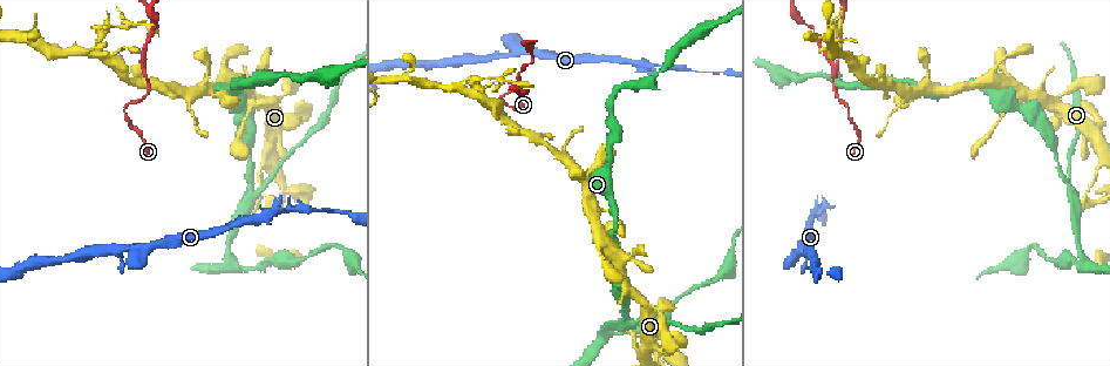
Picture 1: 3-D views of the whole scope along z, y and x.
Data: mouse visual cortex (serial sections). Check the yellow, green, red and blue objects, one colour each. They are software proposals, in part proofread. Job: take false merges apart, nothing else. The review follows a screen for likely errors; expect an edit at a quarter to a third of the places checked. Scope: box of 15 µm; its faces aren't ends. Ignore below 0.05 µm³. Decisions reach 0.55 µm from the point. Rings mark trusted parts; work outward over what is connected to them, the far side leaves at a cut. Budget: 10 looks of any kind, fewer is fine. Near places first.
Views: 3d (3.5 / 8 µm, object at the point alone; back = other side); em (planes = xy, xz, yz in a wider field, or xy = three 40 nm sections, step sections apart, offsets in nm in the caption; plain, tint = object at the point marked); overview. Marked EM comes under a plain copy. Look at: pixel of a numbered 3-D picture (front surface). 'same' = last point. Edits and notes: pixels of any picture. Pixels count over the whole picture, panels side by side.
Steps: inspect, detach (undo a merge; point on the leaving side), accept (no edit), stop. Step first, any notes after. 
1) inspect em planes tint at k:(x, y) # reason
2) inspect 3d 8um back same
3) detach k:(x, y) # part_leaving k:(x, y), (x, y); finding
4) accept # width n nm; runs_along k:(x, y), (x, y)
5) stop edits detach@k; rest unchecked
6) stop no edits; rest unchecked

inspect 3d 3.5um at 1:(500, 97) # abrupt turn

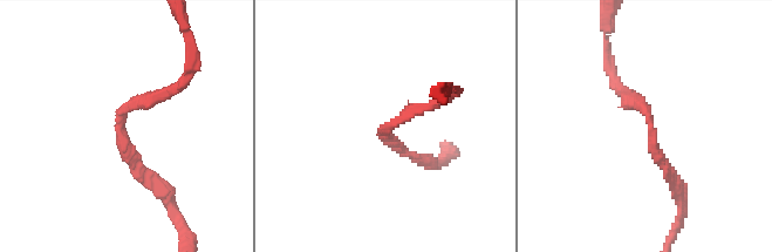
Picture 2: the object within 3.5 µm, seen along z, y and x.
inspect em xy step 2 tint at 2:(384, 133) # need the tissue

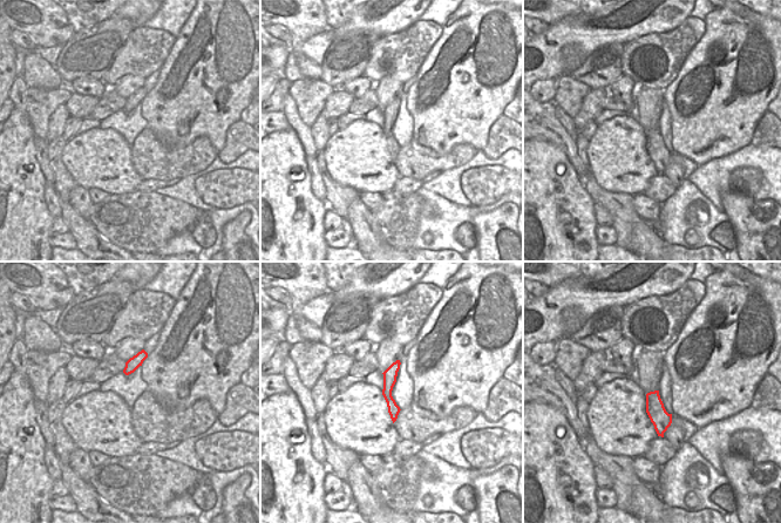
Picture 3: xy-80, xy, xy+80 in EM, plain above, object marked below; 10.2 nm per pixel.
accept # runs_along 2:(676, 181), (643, 106), (616, 83); one cell here

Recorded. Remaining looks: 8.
inspect 3d 3.5um back at 1:(144, 68) # two arms in line, one across

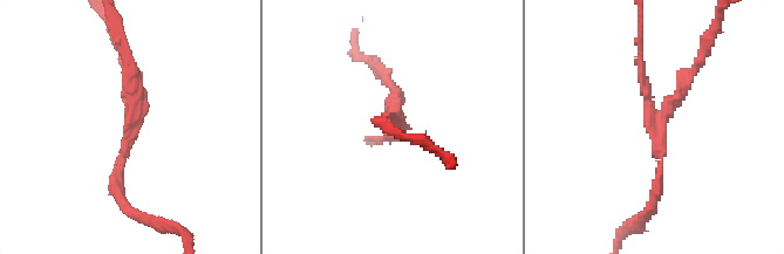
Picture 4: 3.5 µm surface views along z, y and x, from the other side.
inspect em xy step 2 tint at 4:(659, 124)

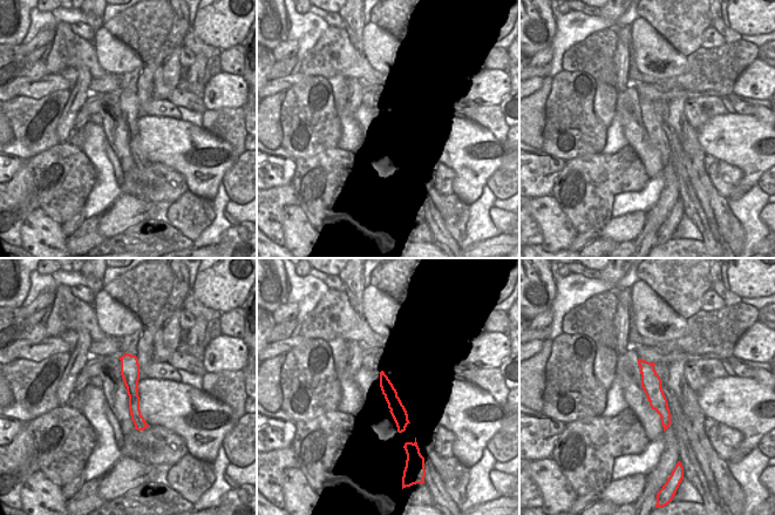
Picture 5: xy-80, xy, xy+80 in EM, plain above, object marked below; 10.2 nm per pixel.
detach 4:(133, 64) # width 160 nm; a second cell is stuck on

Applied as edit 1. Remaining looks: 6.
inspect 3d 3.5um at 1:(85, 53) # three-way junction

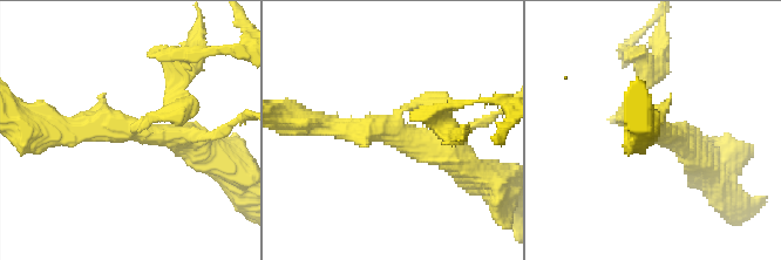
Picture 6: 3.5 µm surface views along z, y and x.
inspect em xy step 3 tint at 6:(125, 129) # arms 3; arm_widths 150, 250, 400 nm

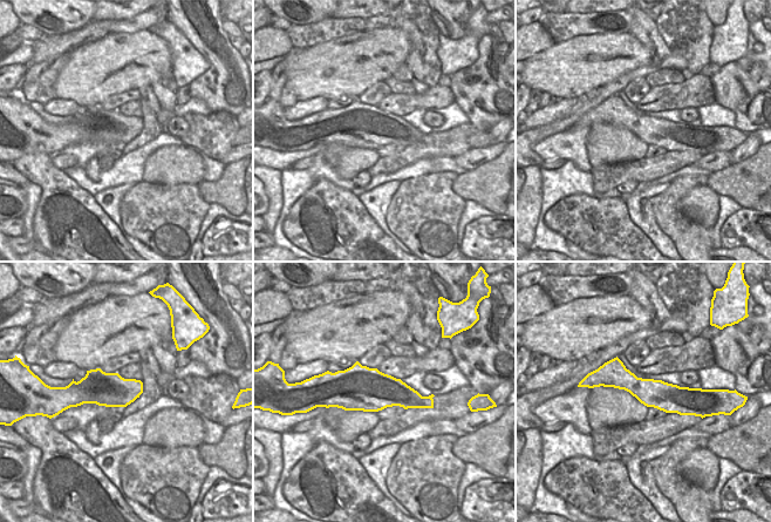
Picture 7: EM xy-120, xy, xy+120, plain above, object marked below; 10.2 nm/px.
detach 6:(190, 114) # part_leaving 6:(150, 117), (176, 103), (176, 60), (205, 48); a second cell is stuck on

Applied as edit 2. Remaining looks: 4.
inspect 3d 3.5um at 1:(288, 206) # a narrow waist

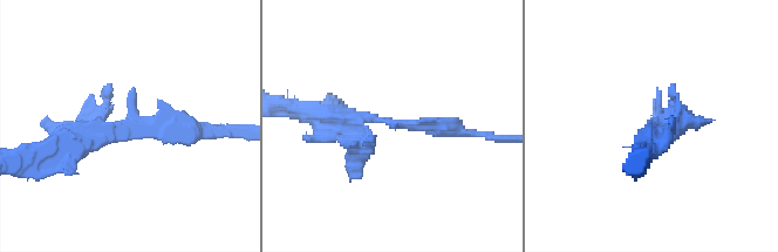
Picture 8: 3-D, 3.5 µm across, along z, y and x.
inspect em planes tint at 8:(123, 123) # now the EM

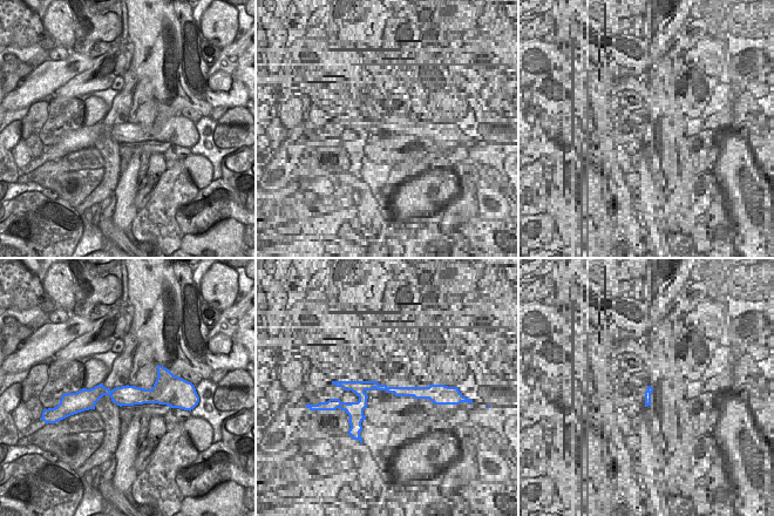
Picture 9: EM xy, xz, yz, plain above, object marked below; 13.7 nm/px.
inspect em xy step 5 tint same # another direction

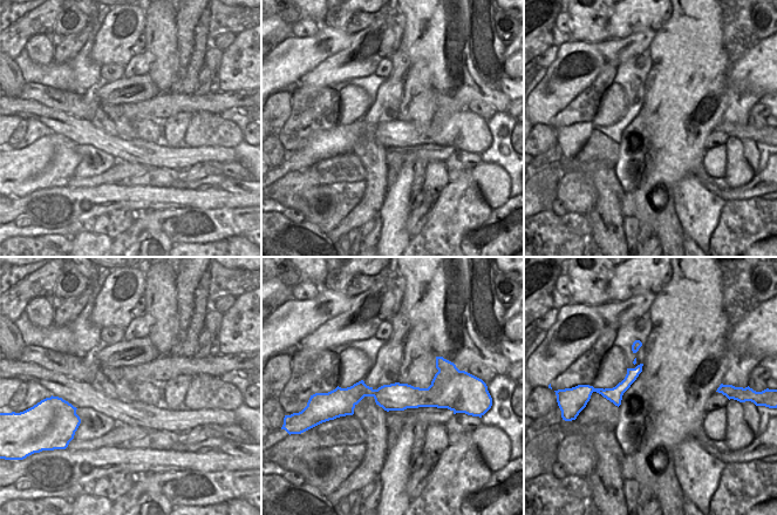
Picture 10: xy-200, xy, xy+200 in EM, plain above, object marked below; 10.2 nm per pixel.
detach 8:(352, 155) # width 280 nm; a second cell is stuck on

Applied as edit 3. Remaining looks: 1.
stop edits detach@4, detach@6, detach@8; rest unchecked

